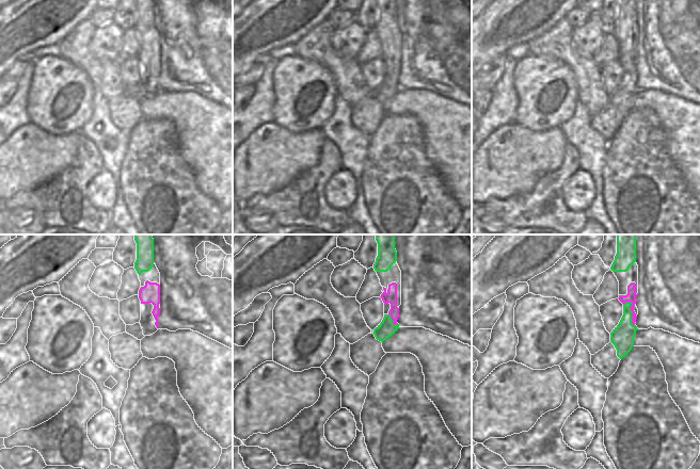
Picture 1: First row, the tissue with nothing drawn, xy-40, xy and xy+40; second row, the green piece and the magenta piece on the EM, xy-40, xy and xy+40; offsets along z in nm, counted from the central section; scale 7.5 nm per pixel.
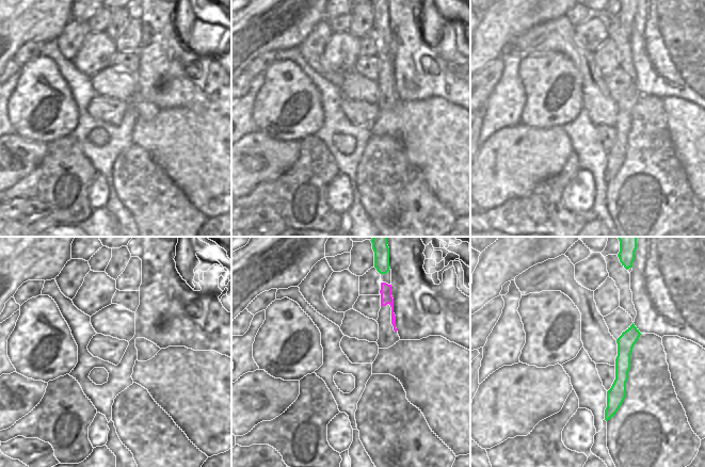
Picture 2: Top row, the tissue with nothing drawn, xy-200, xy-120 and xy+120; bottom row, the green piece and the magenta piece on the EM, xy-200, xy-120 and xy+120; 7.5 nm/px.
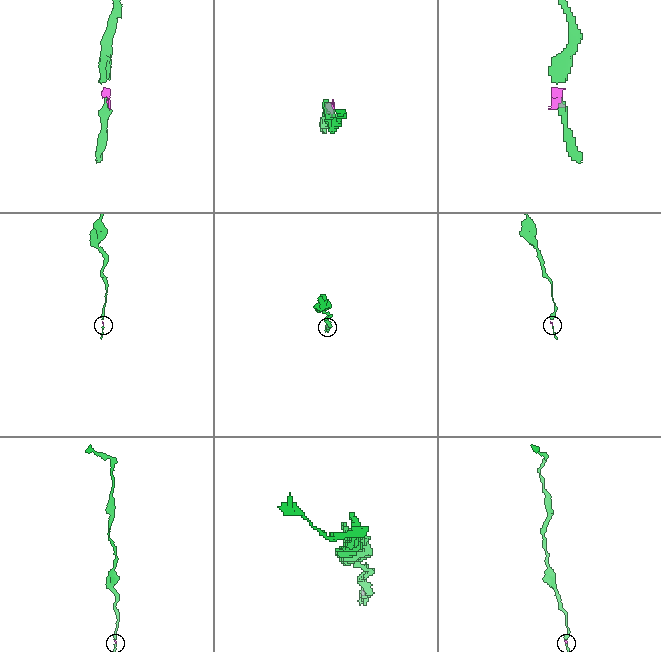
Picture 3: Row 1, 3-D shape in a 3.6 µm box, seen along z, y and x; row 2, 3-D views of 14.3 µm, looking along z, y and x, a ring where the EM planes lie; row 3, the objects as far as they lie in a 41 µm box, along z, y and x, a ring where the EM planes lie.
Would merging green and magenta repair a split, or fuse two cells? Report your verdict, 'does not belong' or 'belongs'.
does not belong

